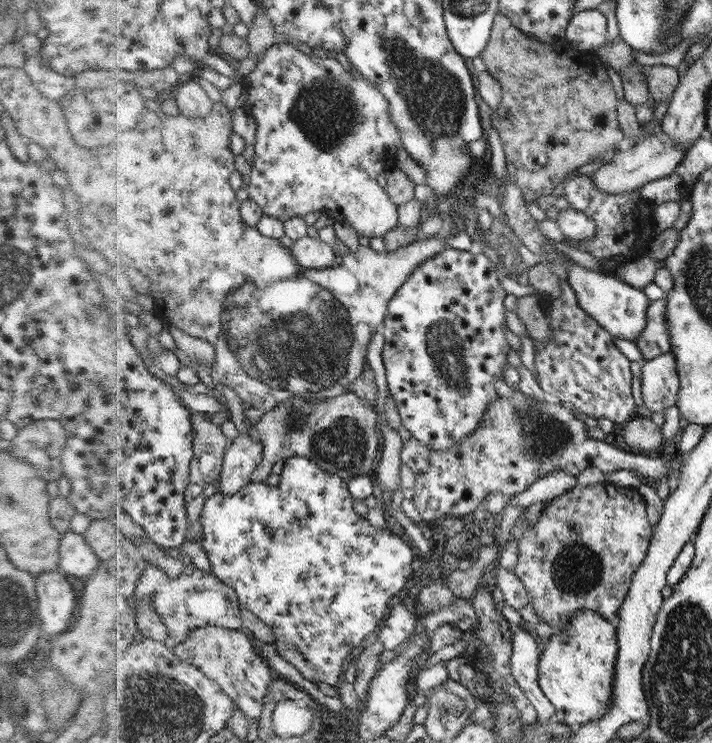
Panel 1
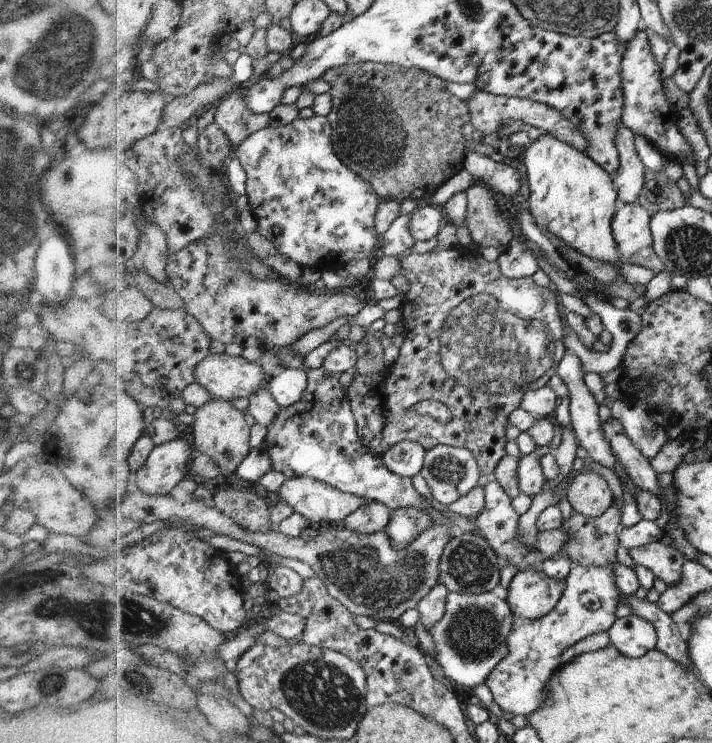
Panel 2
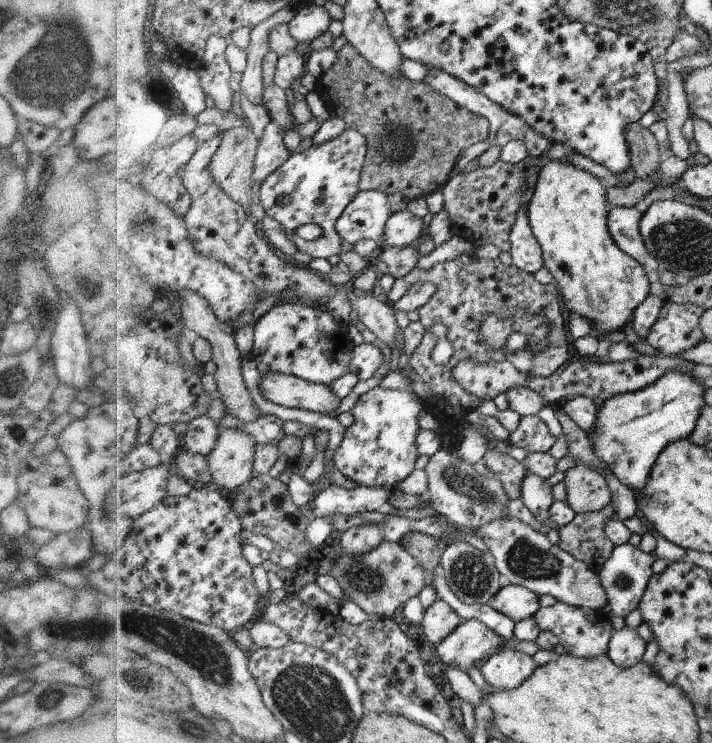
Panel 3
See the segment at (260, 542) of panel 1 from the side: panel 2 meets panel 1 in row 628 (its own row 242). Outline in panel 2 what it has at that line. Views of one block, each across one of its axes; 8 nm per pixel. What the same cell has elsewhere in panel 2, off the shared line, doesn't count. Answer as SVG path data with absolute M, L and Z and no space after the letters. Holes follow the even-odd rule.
M315 114L310 119L299 118L285 127L271 124L250 135L235 152L248 174L250 208L258 217L260 233L302 268L312 266L322 272L348 268L357 260L368 258L376 248L374 212L378 206L377 192L340 158L333 136L334 125L330 117ZM276 226L282 228L280 236L272 231Z

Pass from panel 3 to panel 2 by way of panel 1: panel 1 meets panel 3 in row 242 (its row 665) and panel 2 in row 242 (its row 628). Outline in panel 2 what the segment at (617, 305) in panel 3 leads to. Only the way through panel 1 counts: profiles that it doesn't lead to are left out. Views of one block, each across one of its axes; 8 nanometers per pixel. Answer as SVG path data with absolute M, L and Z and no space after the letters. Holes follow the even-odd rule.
M546 133L527 146L524 164L530 187L529 217L542 233L557 236L565 246L590 259L615 264L622 270L621 279L630 284L646 286L655 277L654 271L622 262L616 256L617 244L614 244L615 238L612 238L610 222L614 222L614 204L619 194L614 190L615 184L612 184L610 173L596 160L584 151Z

